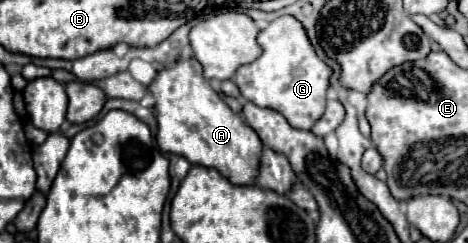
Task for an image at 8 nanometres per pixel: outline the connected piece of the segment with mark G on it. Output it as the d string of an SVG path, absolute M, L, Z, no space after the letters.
M279 16L257 36L263 54L235 72L235 82L249 102L281 112L293 128L311 130L325 114L327 88L333 70L315 54L305 28L293 16Z

